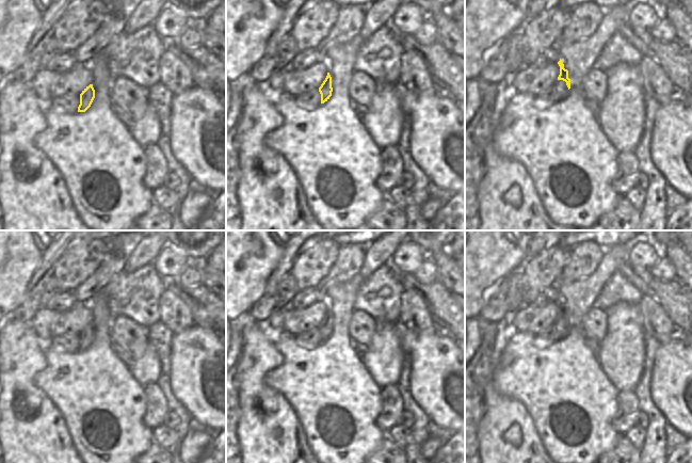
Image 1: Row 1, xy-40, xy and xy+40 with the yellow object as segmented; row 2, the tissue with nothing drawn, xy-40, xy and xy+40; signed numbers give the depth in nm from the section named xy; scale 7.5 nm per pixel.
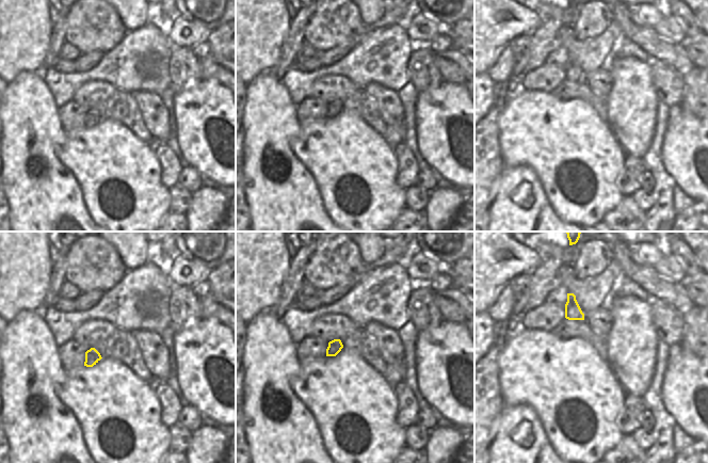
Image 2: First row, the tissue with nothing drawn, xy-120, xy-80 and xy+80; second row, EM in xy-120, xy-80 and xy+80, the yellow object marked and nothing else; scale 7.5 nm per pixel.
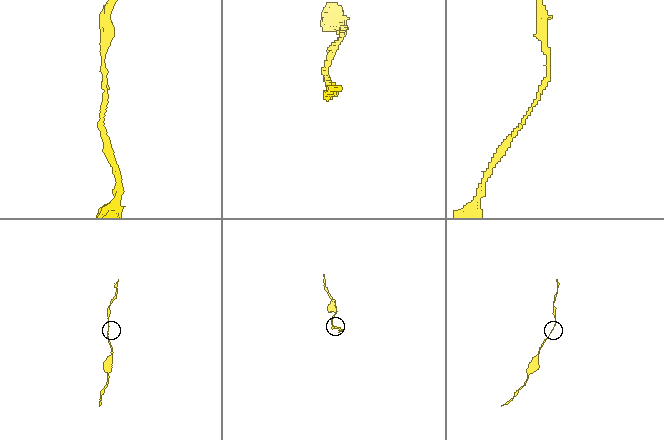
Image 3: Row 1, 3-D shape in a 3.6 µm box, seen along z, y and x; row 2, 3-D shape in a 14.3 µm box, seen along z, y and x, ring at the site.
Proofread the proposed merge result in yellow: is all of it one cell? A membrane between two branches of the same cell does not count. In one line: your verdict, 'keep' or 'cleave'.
keep

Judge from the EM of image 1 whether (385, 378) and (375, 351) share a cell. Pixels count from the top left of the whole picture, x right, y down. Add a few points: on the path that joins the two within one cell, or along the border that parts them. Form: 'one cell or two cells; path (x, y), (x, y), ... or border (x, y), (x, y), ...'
one cell; path (385, 371), (382, 357)

